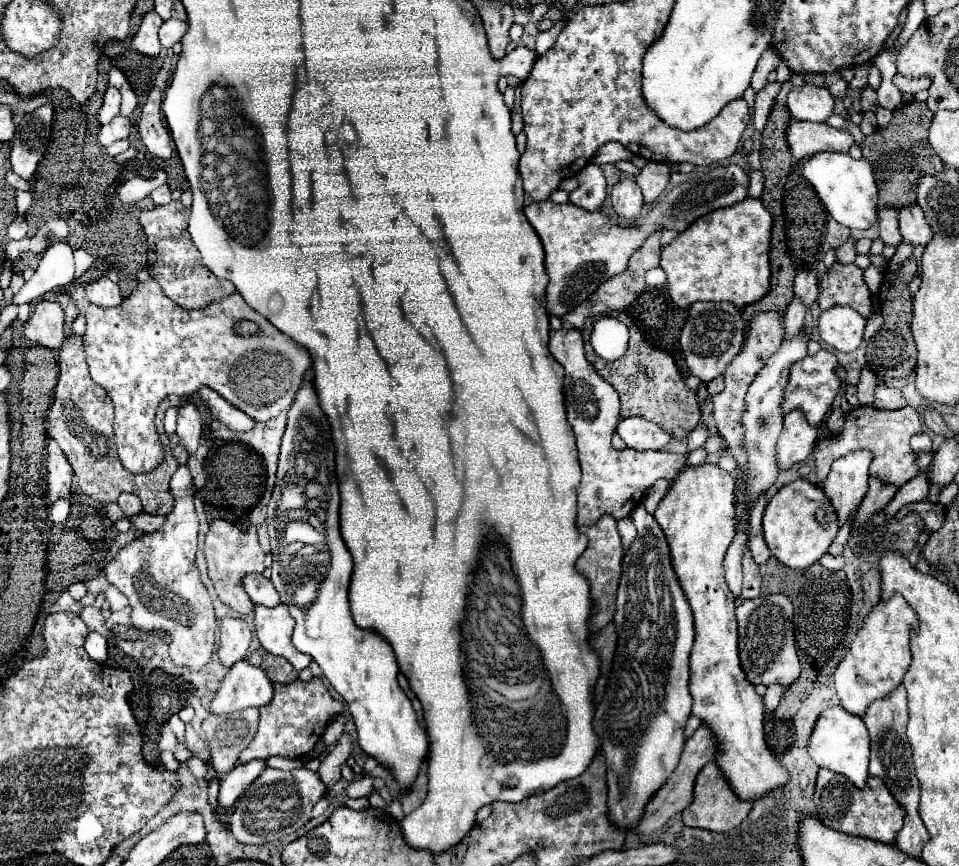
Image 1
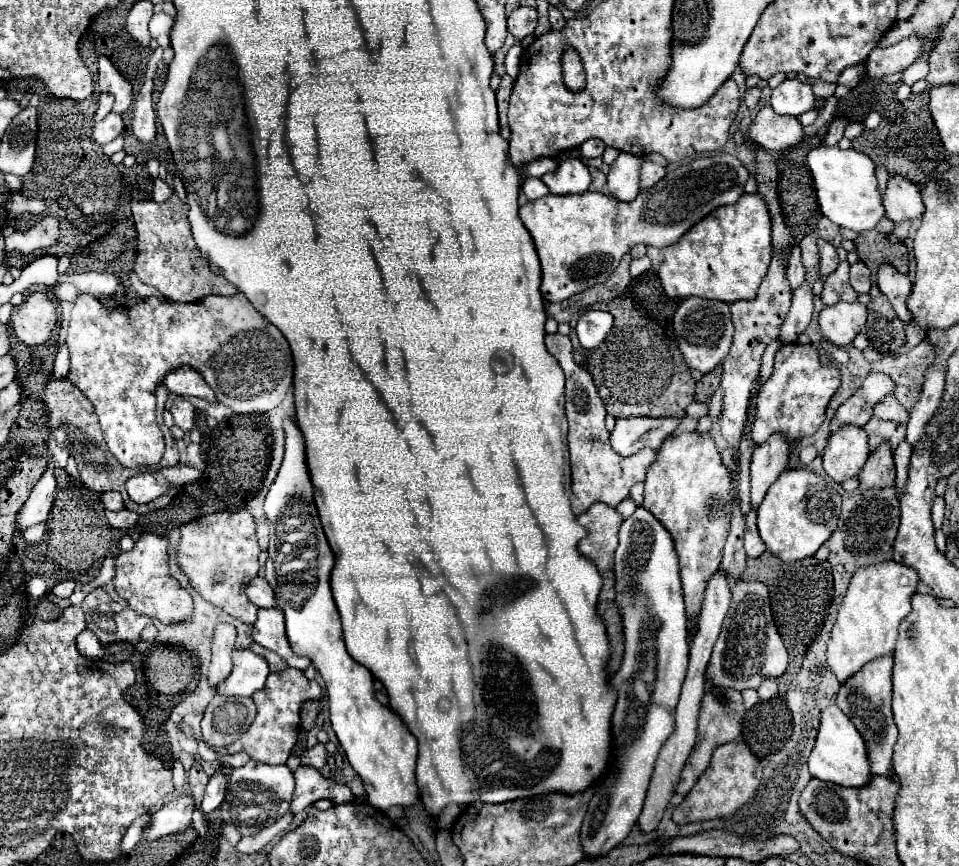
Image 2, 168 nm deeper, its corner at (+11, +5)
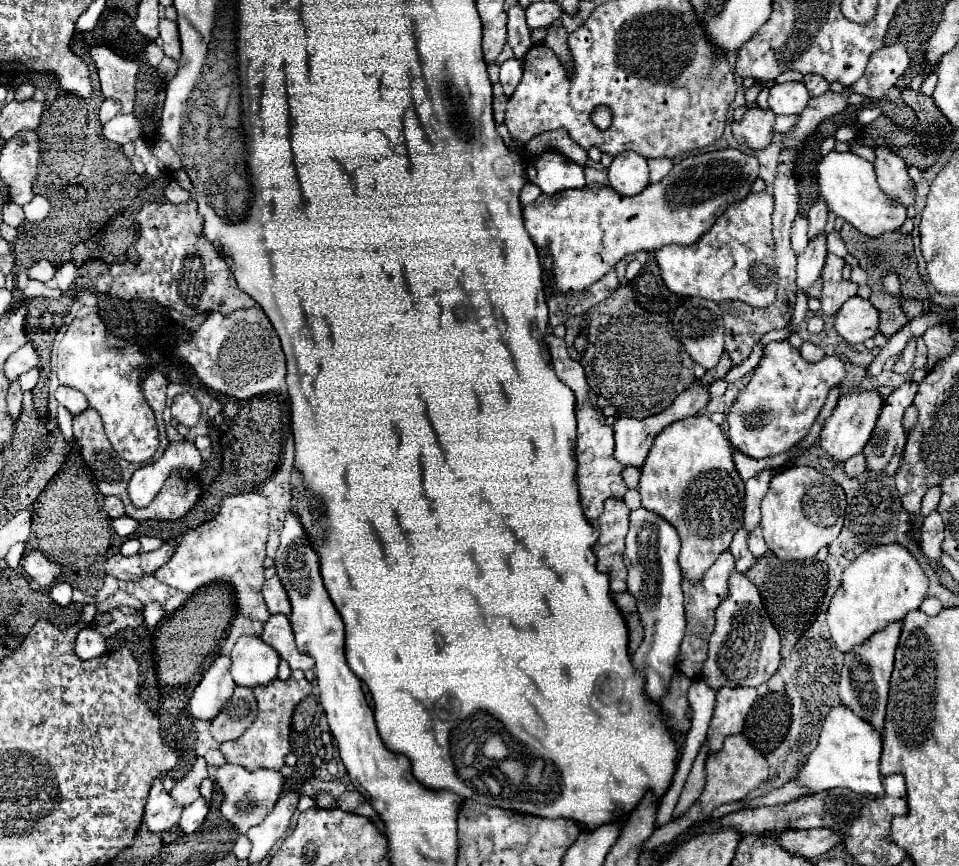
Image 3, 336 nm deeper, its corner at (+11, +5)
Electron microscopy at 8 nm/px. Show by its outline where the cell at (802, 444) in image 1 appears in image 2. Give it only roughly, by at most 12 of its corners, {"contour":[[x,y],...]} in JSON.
{"contour":[[772,438],[752,456],[752,510],[788,466],[788,444]]}

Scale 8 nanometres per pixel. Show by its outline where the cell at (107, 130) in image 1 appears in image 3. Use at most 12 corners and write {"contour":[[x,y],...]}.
{"contour":[[118,114],[104,124],[102,134],[116,144],[140,136],[134,114]]}

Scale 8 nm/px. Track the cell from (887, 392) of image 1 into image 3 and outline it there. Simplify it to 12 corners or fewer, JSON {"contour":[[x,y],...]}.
{"contour":[[838,346],[838,354],[846,354],[852,364],[868,368],[874,360],[872,352],[856,352]]}

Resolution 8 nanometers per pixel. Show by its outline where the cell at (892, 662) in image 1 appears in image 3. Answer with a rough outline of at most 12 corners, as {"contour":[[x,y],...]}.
{"contour":[[900,544],[842,574],[828,628],[846,654],[916,610],[928,588]]}

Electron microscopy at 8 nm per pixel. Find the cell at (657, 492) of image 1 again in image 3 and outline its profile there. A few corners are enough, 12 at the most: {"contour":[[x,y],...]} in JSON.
{"contour":[[626,467],[622,477],[629,489],[637,489],[640,471]]}

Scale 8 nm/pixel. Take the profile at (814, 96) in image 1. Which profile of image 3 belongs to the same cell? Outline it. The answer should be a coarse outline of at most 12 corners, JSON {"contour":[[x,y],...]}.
{"contour":[[802,82],[774,84],[774,114],[800,114],[810,94]]}

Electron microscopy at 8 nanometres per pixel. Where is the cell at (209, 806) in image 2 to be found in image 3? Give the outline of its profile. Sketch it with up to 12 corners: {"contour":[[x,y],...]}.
{"contour":[[200,796],[182,810],[178,822],[184,834],[196,832],[210,802]]}

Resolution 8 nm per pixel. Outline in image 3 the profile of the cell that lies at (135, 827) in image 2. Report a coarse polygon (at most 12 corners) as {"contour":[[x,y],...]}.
{"contour":[[156,778],[144,808],[150,832],[176,826],[182,808]]}

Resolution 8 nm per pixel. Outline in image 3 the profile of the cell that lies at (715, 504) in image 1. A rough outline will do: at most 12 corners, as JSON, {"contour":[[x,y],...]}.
{"contour":[[708,416],[660,432],[644,508],[678,530],[696,584],[744,514],[732,446]]}

